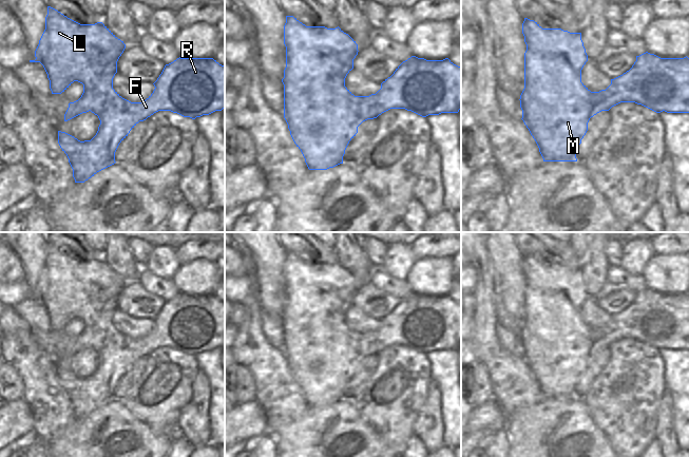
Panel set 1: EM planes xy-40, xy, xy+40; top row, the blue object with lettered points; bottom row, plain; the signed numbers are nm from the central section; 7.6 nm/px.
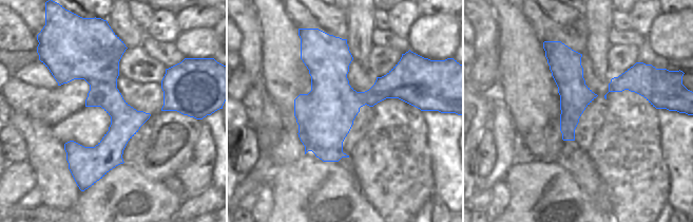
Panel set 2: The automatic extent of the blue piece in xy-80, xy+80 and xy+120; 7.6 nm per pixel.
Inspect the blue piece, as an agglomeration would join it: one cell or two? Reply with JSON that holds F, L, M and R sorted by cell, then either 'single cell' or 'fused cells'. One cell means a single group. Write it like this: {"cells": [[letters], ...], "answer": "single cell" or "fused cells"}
{"cells": [["F", "L", "M", "R"]], "answer": "single cell"}

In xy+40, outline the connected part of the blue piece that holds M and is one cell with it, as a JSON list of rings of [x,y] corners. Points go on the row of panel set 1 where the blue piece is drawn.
[[[524,18],[522,34],[527,44],[524,53],[524,89],[520,95],[522,120],[535,139],[543,161],[577,161],[577,148],[588,131],[591,117],[601,111],[609,111],[620,102],[635,102],[656,113],[689,113],[689,58],[661,58],[648,52],[636,56],[632,68],[611,79],[611,84],[599,92],[591,92],[581,82],[581,70],[588,55],[581,40],[581,33],[570,33],[561,28],[542,28],[534,20]]]

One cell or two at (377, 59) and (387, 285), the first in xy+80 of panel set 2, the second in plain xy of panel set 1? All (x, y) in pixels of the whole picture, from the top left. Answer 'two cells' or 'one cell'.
two cells

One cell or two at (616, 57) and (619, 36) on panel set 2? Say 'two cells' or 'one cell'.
two cells

